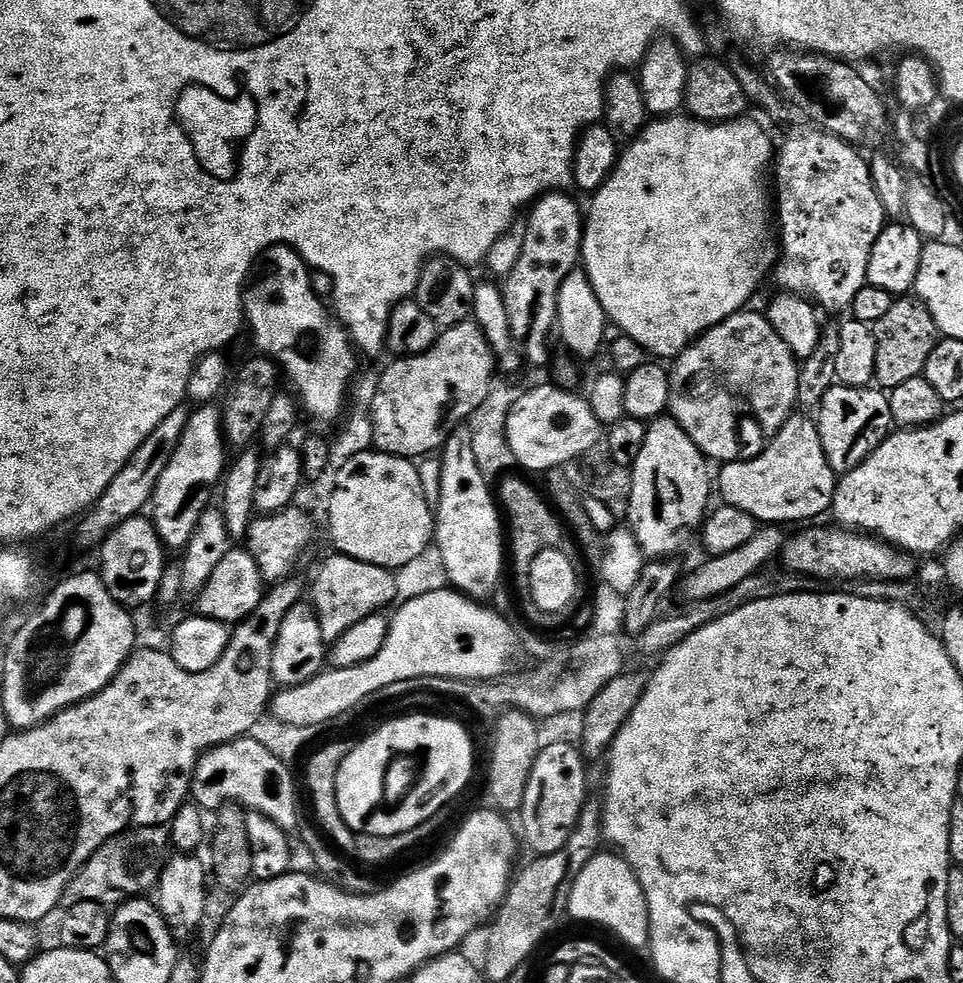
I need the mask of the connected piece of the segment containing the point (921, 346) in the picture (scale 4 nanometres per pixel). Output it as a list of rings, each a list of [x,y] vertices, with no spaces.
[[[919,298],[893,299],[890,310],[882,314],[874,326],[876,334],[876,378],[881,389],[891,390],[902,386],[910,378],[924,375],[926,358],[934,350],[938,333],[930,310]]]

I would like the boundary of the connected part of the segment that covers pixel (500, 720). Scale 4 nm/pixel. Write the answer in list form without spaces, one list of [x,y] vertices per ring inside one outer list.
[[[504,710],[495,717],[496,733],[492,736],[492,761],[488,764],[488,796],[501,813],[519,813],[522,798],[526,794],[526,782],[530,778],[530,770],[534,770],[534,762],[542,747],[540,728],[535,719],[527,712]]]

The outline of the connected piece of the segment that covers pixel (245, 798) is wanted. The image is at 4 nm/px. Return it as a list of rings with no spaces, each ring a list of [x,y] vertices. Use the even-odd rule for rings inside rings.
[[[240,737],[200,755],[196,769],[192,771],[190,796],[203,809],[219,810],[229,801],[235,801],[270,818],[278,827],[292,830],[301,820],[300,808],[296,805],[296,780],[290,769],[291,765],[274,756],[263,739]]]

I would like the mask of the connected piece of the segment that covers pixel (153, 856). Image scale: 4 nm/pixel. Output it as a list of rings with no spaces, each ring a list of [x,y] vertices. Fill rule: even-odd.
[[[133,826],[119,836],[112,836],[103,844],[99,850],[89,858],[78,870],[76,877],[66,886],[63,903],[65,905],[80,902],[98,902],[105,906],[119,906],[126,900],[139,897],[141,894],[148,894],[160,883],[160,875],[164,865],[170,859],[170,832],[167,827],[157,826],[155,828],[142,828]]]

